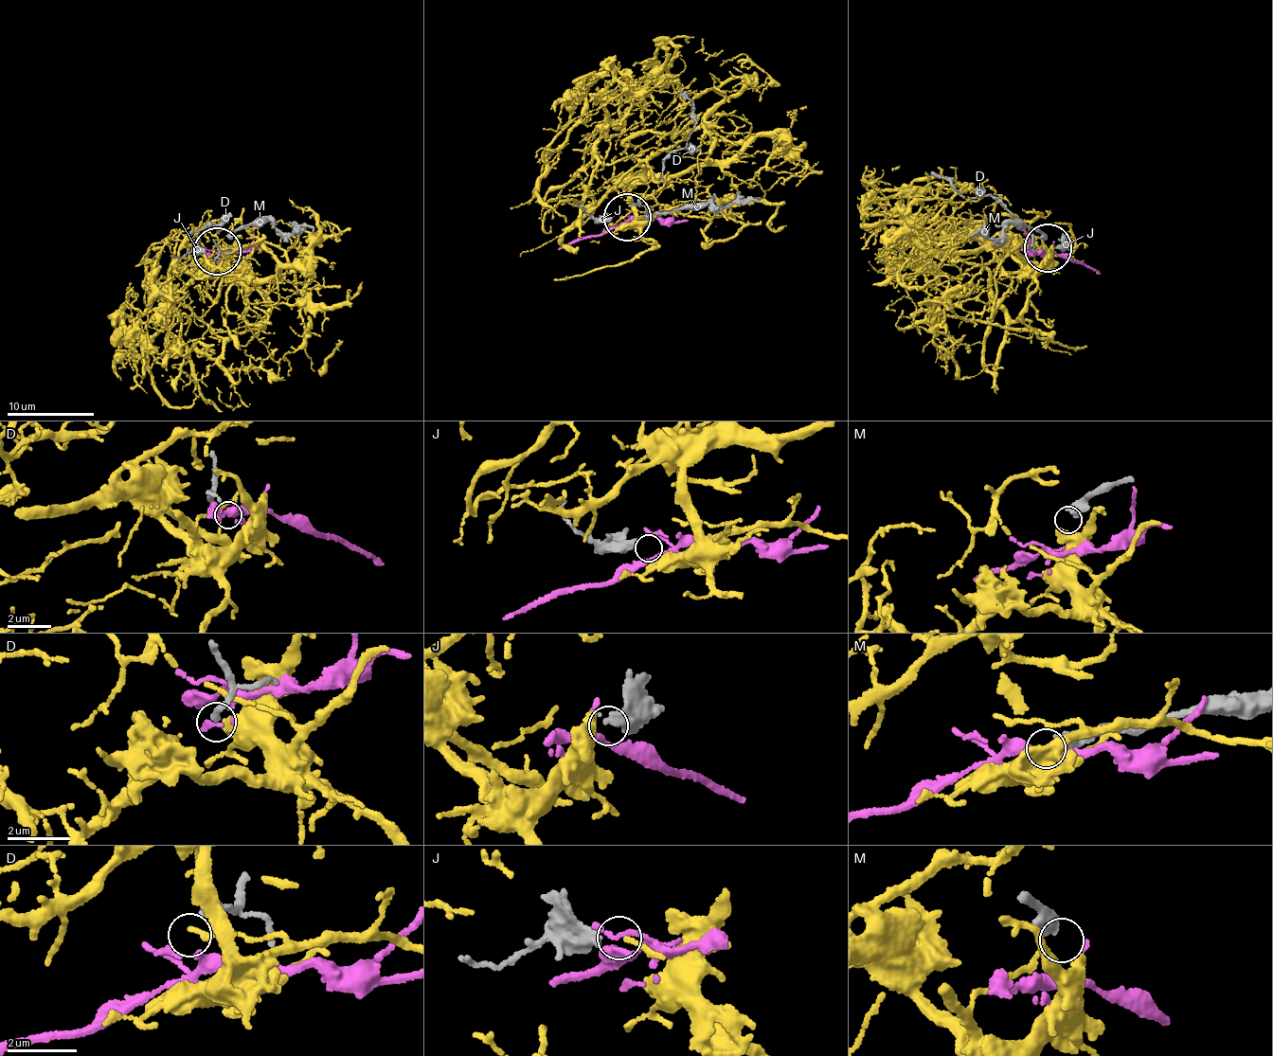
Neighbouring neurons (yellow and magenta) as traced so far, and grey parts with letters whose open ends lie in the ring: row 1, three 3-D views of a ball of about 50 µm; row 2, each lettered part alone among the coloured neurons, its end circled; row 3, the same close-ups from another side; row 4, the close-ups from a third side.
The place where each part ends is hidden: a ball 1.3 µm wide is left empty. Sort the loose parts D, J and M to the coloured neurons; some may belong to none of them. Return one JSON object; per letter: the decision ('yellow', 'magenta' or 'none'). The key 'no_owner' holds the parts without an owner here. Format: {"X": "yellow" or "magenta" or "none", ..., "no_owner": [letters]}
{"D": "magenta", "J": "none", "M": "none", "no_owner": ["J", "M"]}

